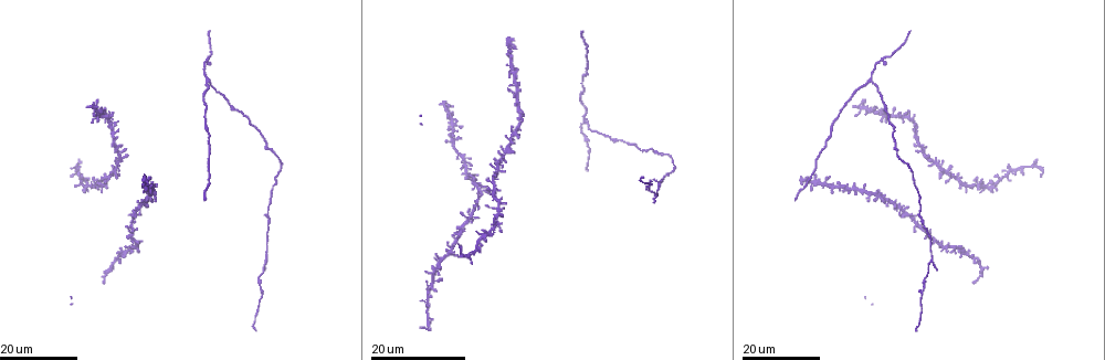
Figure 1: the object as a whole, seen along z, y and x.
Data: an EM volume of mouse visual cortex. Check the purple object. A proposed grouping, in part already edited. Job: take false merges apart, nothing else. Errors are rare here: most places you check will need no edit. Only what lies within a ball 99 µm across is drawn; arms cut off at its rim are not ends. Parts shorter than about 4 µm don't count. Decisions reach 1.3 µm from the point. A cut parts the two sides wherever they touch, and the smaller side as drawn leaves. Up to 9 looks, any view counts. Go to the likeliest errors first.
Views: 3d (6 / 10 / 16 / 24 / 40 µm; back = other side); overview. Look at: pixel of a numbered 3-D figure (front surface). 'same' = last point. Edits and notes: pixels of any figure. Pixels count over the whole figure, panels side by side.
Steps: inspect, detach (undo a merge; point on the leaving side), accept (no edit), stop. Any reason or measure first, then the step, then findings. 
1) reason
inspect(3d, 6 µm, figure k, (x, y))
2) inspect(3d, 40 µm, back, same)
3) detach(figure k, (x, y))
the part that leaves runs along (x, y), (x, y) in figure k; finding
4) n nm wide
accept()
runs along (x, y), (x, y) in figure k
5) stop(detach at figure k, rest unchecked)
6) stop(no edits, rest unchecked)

looks like a crossing
inspect(3d, 16 µm, figure 1, (132, 236))

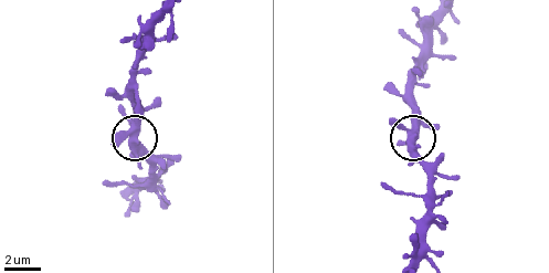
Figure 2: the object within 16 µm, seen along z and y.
inspect(3d, 6 µm, figure 2, (126, 134))

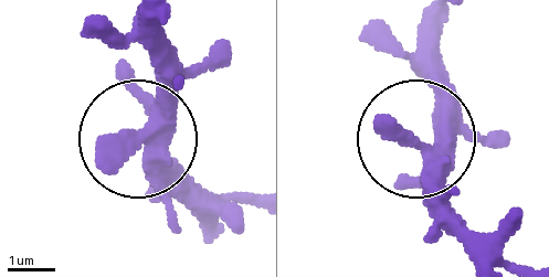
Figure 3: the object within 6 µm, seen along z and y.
inspect(3d, 6 µm, back, figure 3, (422, 147))

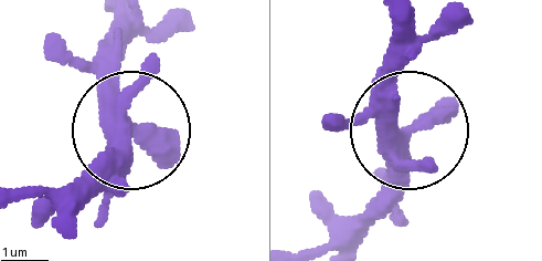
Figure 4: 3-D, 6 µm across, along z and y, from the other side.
4 arms
accept()
runs along (399, 35), (399, 126), (411, 143), (343, 221) in figure 4; all the same cell

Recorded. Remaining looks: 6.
thin arm on a thick one
inspect(3d, 16 µm, figure 1, (870, 80))

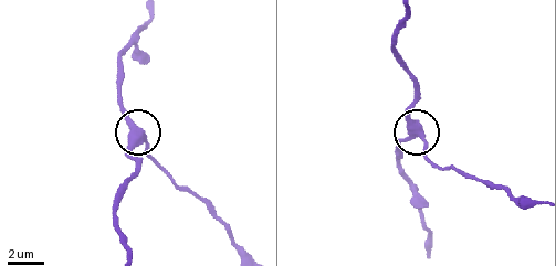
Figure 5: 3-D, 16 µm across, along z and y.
closer look
inspect(3d, 10 µm, figure 5, (419, 135))

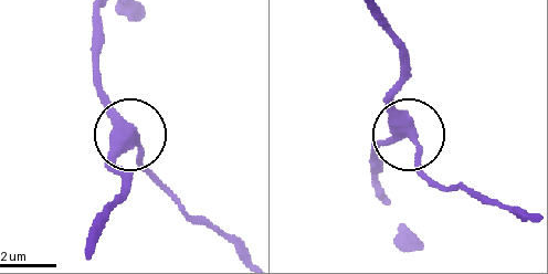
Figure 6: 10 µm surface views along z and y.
inspect(3d, 10 µm, back, figure 6, (408, 135))

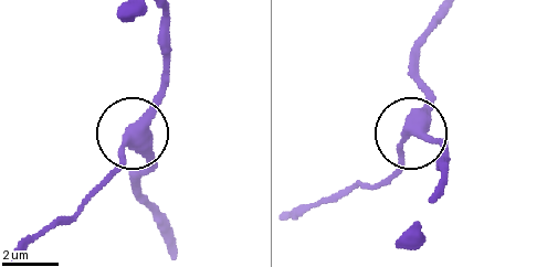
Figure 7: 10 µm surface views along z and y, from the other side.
side arm 19 µm
accept()
runs along (171, 236), (138, 189), (145, 158), (130, 129), (164, 75) in figure 7; continuous, no second cell

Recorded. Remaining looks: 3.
small branch off a trunk
inspect(3d, 24 µm, figure 1, (913, 217))

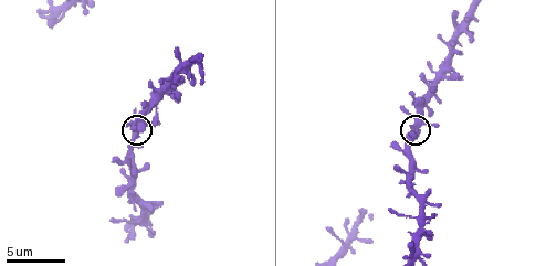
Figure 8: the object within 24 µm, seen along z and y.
inspect(3d, 10 µm, same)

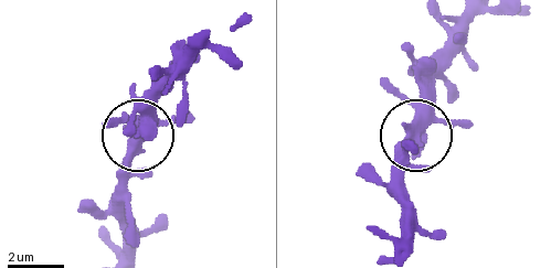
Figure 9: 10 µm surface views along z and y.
inspect(3d, 6 µm, figure 9, (134, 142))

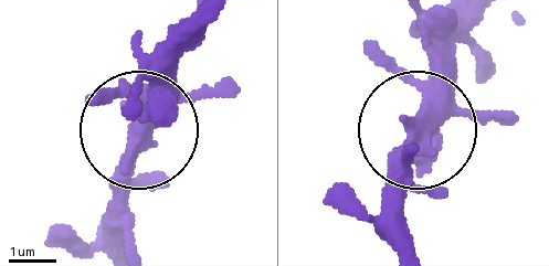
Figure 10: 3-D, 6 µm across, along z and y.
380 nm wide
accept()
one cell here

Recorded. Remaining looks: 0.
stop(no edits, rest unchecked)

